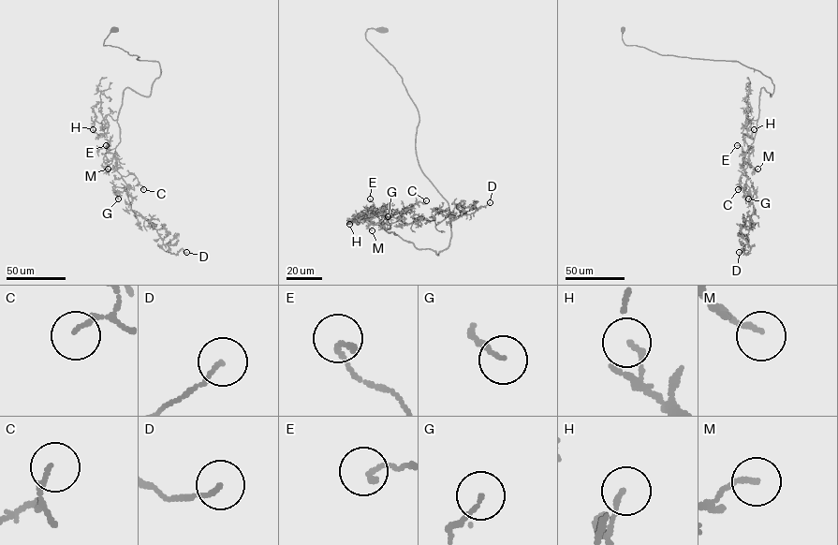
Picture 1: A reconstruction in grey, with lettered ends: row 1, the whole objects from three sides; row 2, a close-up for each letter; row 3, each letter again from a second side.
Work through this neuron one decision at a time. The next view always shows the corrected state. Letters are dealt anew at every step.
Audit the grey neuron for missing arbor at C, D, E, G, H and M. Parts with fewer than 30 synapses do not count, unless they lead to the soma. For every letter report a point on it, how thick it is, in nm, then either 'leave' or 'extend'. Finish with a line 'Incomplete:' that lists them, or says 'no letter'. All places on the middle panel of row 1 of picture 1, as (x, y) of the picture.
C: at (426, 200); 130 nm thick; leave
D: at (490, 202); 110 nm thick; leave
E: at (370, 198); 160 nm thick; leave
G: at (388, 216); 110 nm thick; leave
H: at (349, 224); 140 nm thick; leave
M: at (372, 230); 140 nm thick; leave
Incomplete: no letter

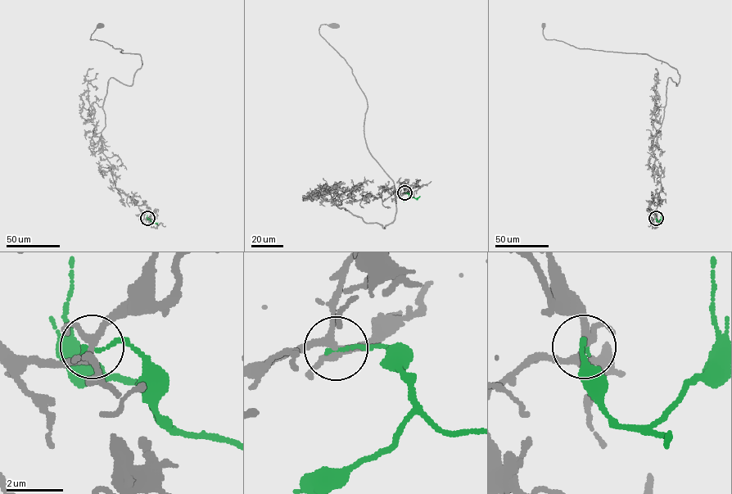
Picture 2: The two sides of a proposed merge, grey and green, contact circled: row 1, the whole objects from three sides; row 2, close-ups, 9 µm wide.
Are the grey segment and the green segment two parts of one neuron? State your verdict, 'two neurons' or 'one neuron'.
two neurons

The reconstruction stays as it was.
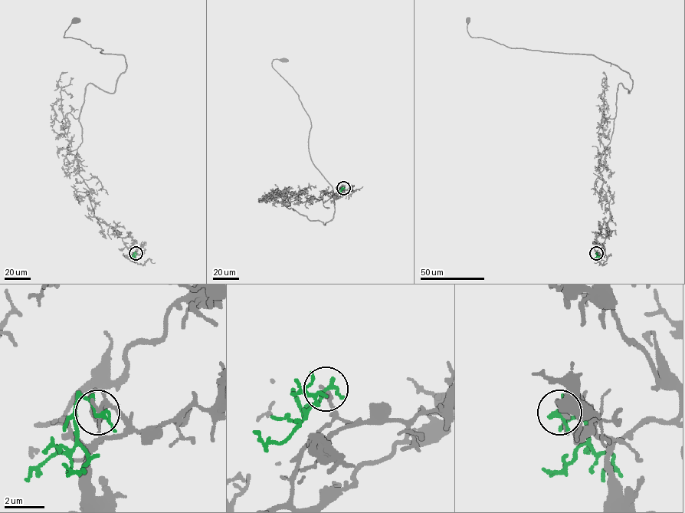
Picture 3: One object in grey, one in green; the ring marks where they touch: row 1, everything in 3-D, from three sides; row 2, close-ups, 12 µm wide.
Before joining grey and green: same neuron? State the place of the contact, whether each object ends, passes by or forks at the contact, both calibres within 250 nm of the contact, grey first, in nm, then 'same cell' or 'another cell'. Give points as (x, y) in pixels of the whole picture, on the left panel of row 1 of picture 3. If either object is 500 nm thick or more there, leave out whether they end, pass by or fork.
(136, 253) | grey ends | green forks | 280/140 nm | another cell

